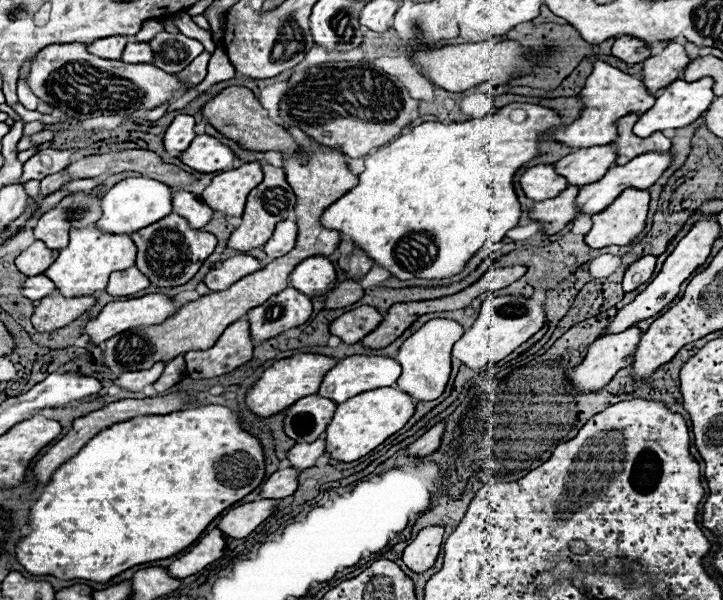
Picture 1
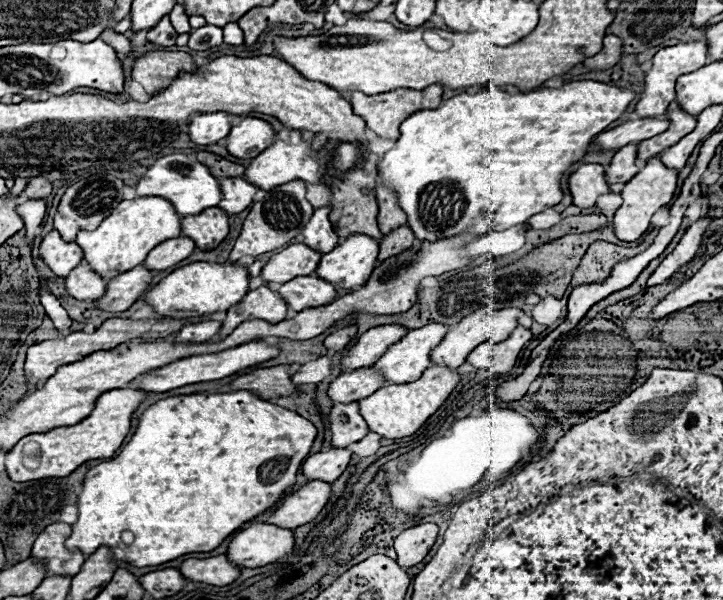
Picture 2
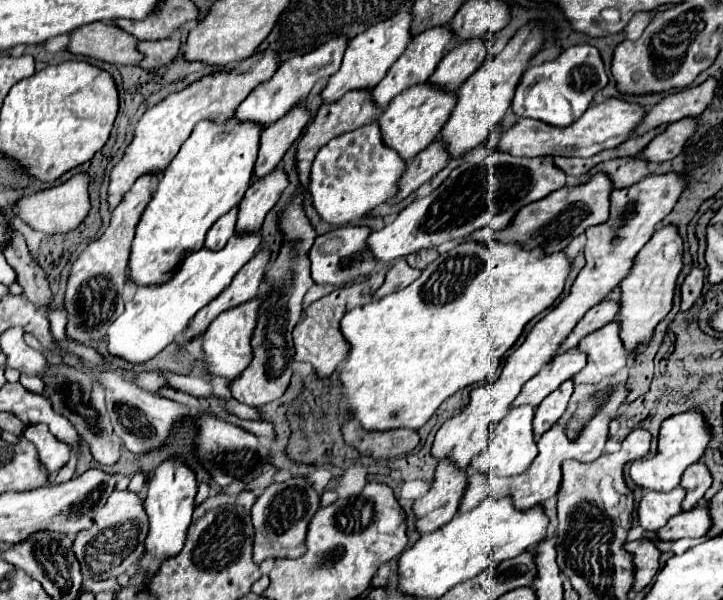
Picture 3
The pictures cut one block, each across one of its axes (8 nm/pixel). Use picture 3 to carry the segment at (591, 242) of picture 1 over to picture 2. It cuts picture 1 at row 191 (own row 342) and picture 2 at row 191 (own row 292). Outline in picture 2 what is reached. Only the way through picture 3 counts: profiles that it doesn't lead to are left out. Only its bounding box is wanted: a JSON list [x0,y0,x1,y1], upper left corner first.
[612,158,676,242]

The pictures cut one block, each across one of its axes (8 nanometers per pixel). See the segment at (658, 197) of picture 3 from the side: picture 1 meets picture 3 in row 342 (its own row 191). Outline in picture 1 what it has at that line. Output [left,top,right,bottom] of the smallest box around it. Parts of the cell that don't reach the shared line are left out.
[520,164,568,202]

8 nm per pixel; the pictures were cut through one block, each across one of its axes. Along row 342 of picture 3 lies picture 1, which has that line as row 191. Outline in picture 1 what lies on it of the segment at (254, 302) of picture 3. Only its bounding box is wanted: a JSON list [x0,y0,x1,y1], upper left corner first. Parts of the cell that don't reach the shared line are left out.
[200,162,264,218]

